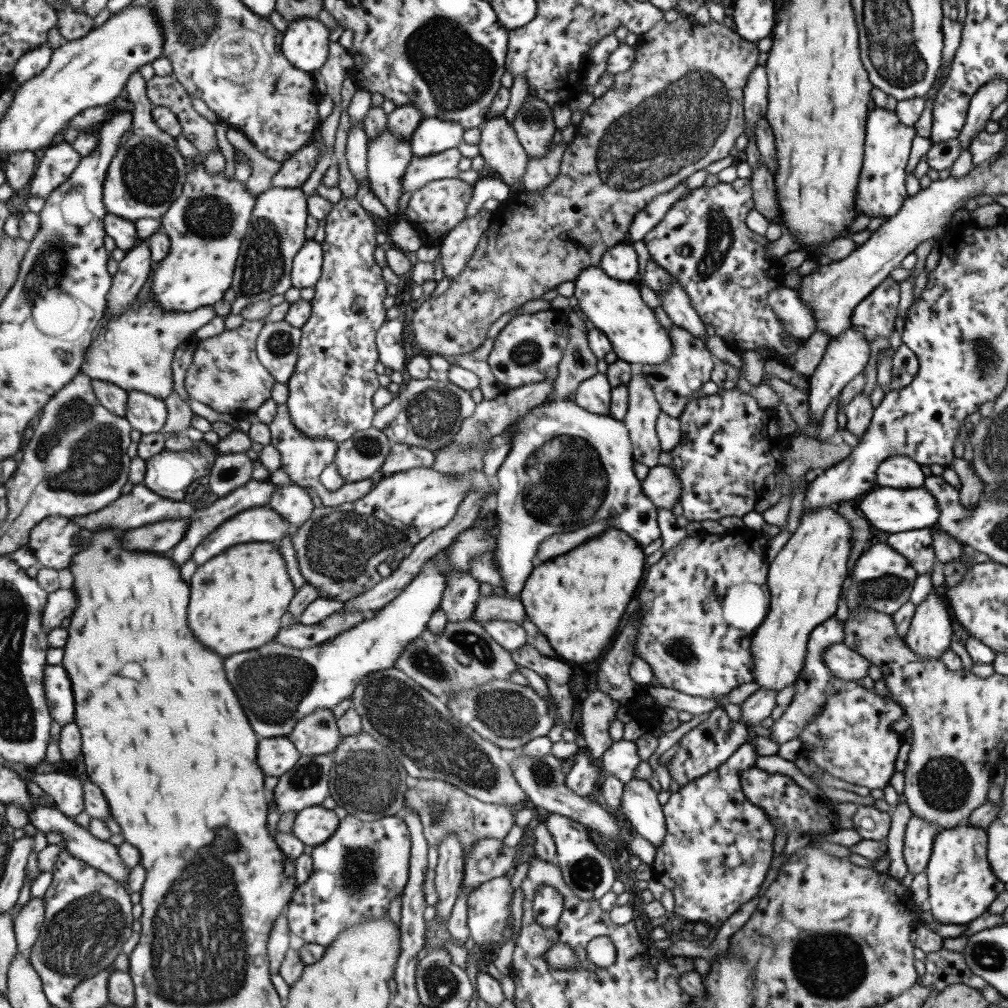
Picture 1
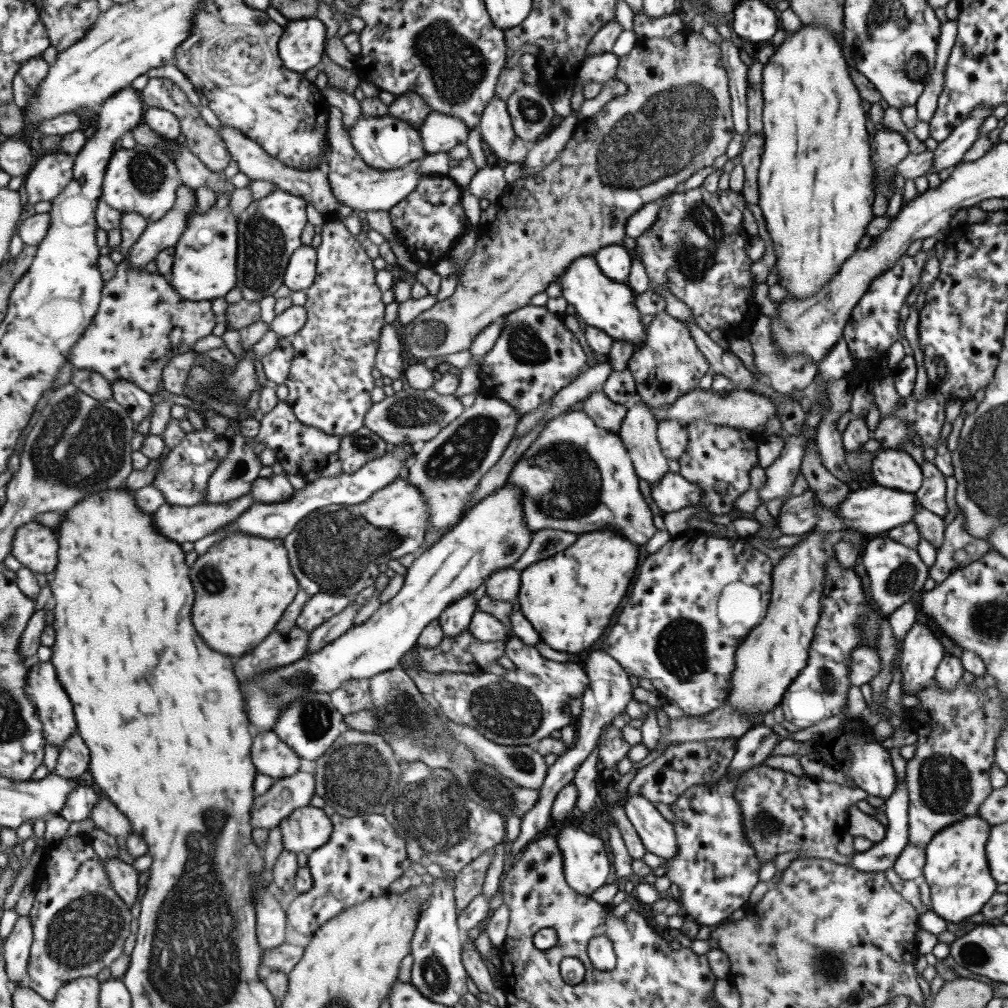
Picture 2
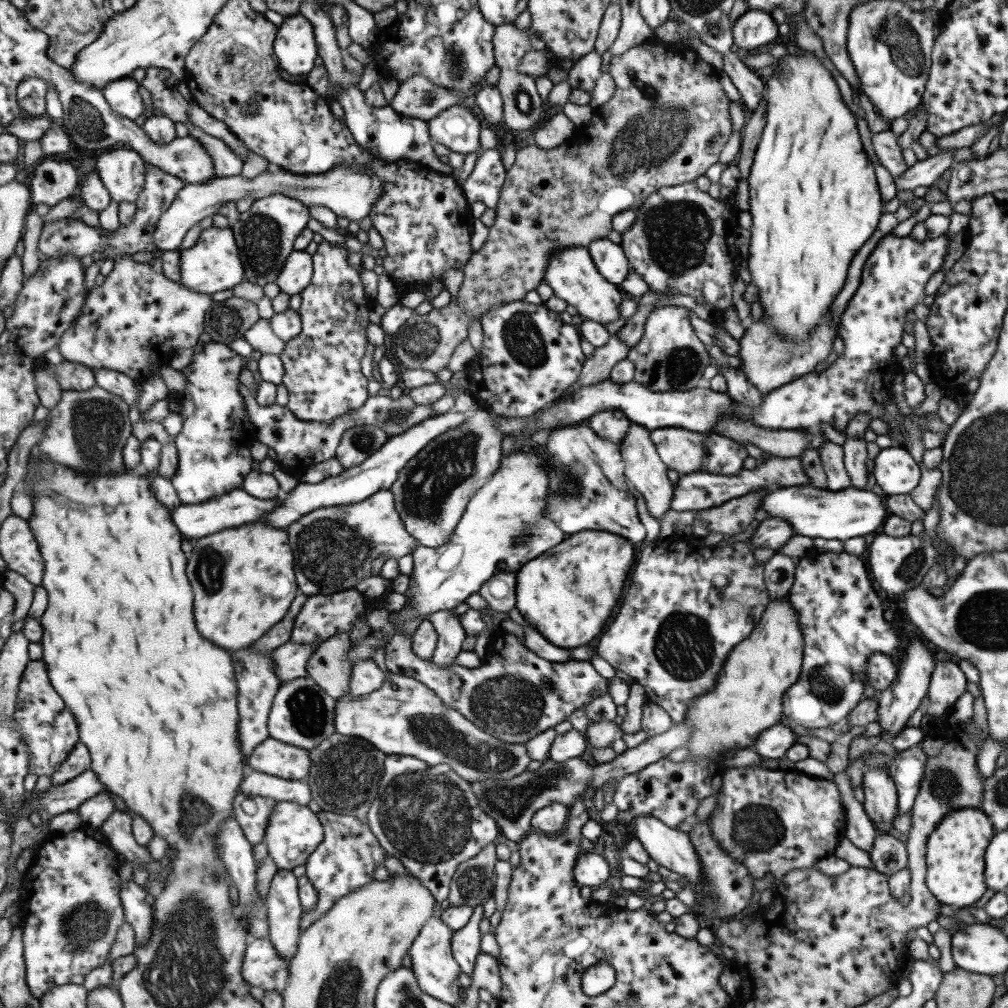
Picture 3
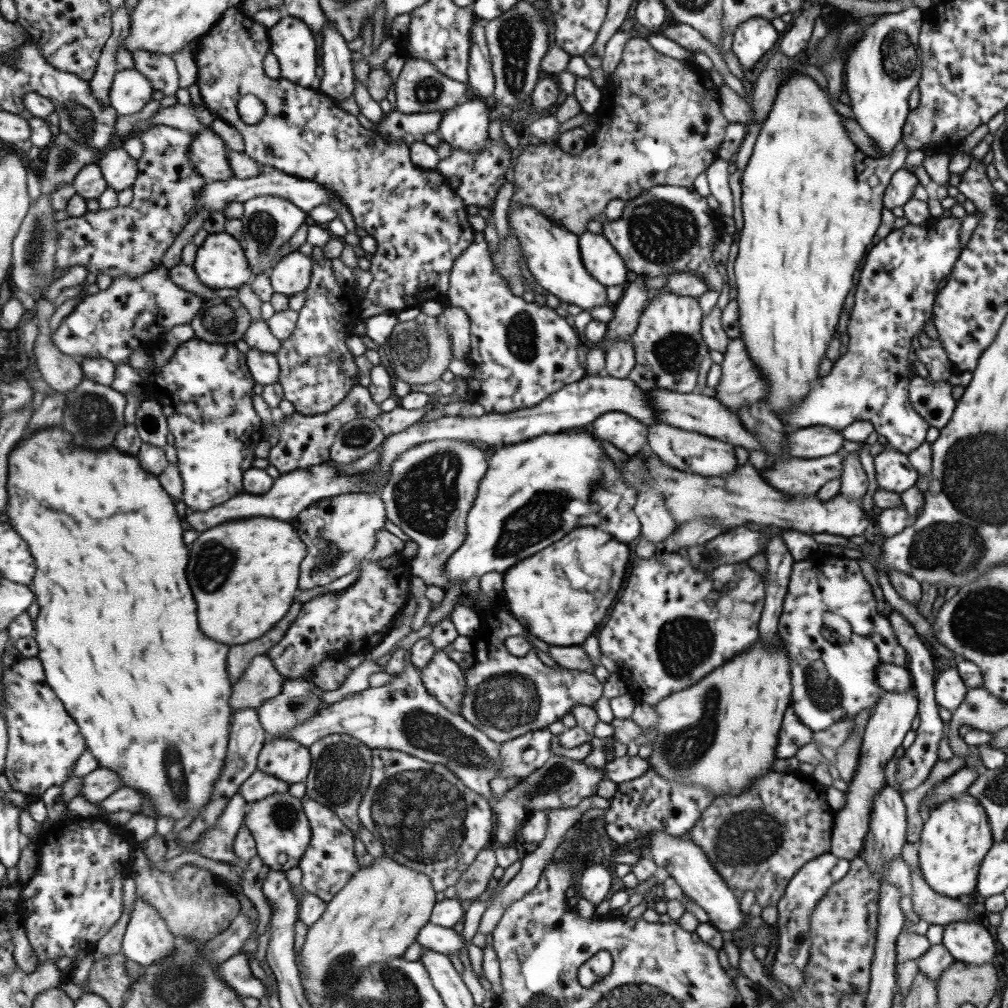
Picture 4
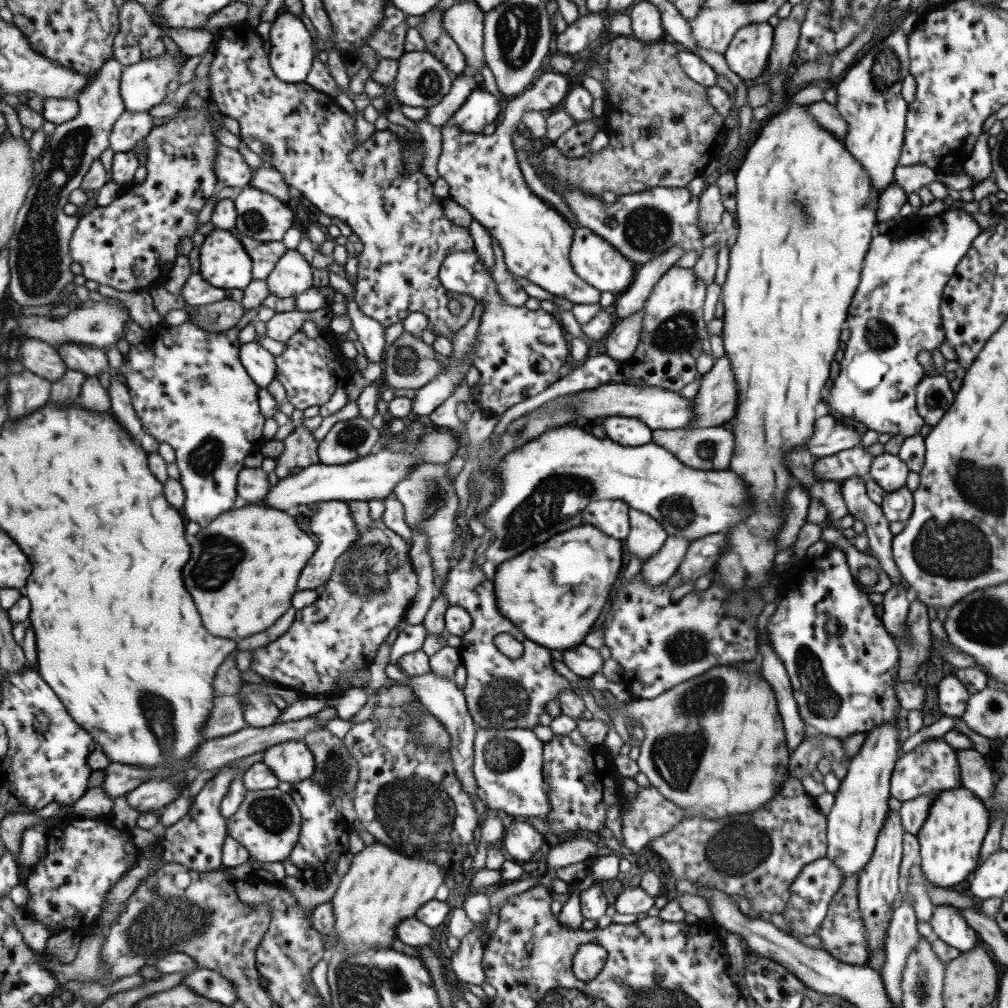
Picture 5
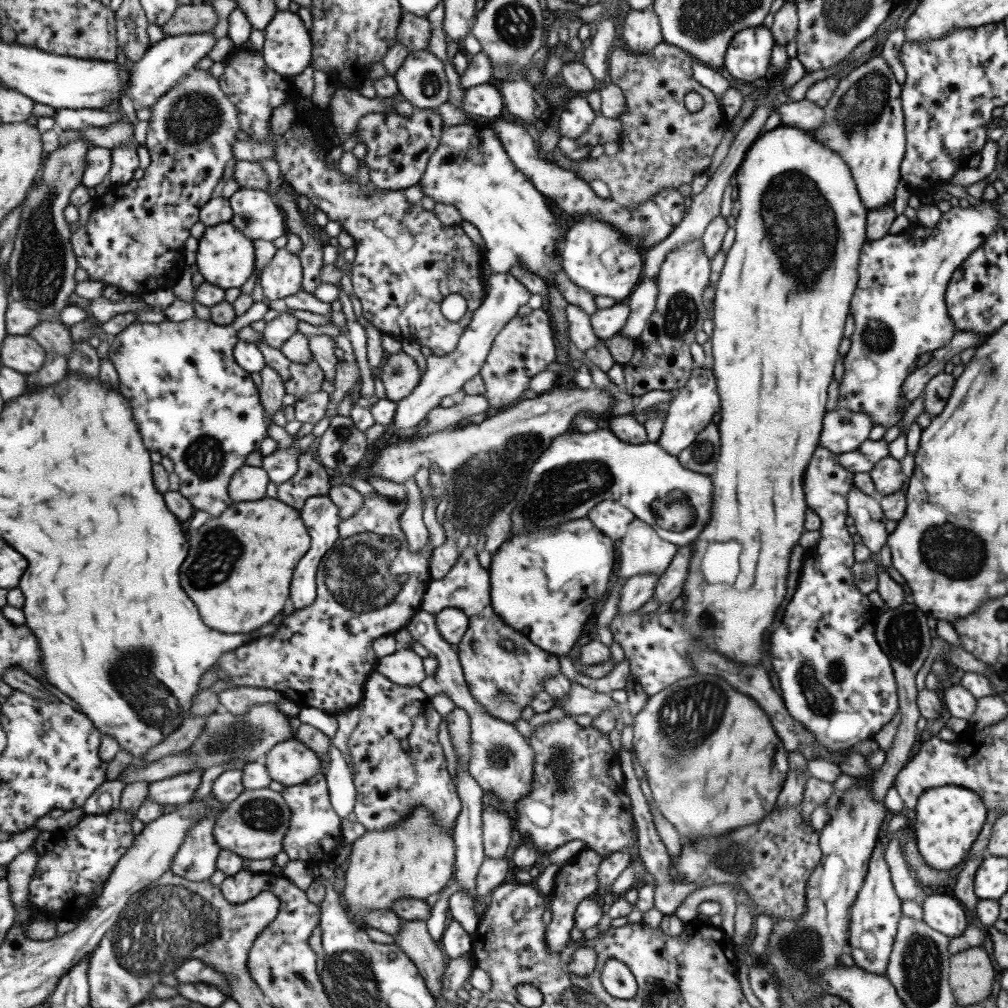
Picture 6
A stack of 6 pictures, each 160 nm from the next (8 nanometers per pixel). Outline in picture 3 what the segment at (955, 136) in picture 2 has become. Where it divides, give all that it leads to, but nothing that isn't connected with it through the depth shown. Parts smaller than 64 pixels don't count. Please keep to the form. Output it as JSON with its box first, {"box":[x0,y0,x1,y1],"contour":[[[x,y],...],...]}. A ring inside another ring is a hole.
{"box":[894,148,955,191],"contour":[[[955,148],[942,149],[935,156],[915,162],[913,166],[905,170],[905,174],[894,179],[896,191],[913,191],[920,186],[929,188],[955,162],[953,161],[953,149]]]}

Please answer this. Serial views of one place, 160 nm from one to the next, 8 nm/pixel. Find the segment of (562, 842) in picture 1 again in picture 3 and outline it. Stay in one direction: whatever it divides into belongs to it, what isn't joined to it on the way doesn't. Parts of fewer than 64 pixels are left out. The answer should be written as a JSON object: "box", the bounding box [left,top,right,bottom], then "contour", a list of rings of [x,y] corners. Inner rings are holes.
{"box":[573,850,609,888],"contour":[[[580,850],[573,867],[574,880],[579,887],[597,888],[606,885],[609,866],[602,856]]]}

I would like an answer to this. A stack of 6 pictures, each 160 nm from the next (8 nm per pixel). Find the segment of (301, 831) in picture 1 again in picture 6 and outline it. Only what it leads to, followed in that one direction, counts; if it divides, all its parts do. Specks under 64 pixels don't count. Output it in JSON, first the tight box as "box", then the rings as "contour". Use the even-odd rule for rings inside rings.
{"box":[214,787,291,860],"contour":[[[268,787],[245,790],[221,812],[216,820],[214,835],[221,848],[236,852],[245,860],[273,860],[284,851],[284,836],[291,819],[291,809],[281,792]]]}

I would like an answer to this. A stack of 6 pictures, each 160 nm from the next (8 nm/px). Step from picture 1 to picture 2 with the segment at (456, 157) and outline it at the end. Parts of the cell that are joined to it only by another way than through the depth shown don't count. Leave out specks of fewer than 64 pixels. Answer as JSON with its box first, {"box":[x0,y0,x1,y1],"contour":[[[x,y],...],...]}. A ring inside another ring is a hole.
{"box":[328,106,450,213],"contour":[[[332,106],[328,119],[328,140],[331,148],[328,153],[329,180],[331,180],[331,187],[335,190],[335,197],[339,199],[339,203],[351,209],[365,211],[365,213],[376,210],[388,212],[397,202],[405,199],[407,194],[413,191],[413,188],[416,188],[419,179],[425,178],[425,176],[447,177],[450,158],[447,153],[441,151],[408,162],[405,166],[397,169],[385,171],[372,168],[354,147],[346,129],[343,111]]]}

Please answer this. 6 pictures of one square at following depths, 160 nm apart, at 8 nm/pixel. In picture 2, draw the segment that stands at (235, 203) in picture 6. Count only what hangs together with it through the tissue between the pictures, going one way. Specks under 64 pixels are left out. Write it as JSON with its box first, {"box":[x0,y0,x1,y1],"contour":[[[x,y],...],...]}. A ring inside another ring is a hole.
{"box":[236,189,307,302],"contour":[[[280,189],[253,202],[239,216],[239,282],[236,287],[243,292],[245,300],[260,302],[267,296],[273,297],[283,286],[288,264],[293,253],[304,245],[302,236],[307,228],[307,201]]]}

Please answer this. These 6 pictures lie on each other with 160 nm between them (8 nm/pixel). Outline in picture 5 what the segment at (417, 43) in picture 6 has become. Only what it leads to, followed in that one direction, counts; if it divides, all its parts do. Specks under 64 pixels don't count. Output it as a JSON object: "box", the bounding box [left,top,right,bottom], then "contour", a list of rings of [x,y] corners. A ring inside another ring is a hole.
{"box":[369,3,407,60],"contour":[[[388,3],[384,12],[384,22],[374,36],[369,39],[369,46],[385,59],[397,60],[403,53],[403,38],[405,36],[405,18],[407,15]]]}

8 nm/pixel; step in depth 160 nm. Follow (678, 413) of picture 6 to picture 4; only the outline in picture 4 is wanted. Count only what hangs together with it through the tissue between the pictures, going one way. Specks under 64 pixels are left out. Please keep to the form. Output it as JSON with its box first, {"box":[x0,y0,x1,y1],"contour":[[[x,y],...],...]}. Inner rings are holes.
{"box":[711,338,766,412],"contour":[[[740,338],[730,339],[720,363],[720,377],[711,395],[729,412],[766,397],[766,382],[747,356]]]}

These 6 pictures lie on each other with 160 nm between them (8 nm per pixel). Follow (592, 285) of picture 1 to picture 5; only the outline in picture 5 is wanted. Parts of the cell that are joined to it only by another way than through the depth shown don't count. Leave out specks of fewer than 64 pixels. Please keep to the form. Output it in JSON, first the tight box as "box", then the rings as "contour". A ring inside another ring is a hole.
{"box":[435,68,601,305],"contour":[[[545,68],[538,74],[537,80],[531,83],[529,88],[506,104],[505,110],[503,110],[503,119],[495,127],[493,133],[485,135],[483,133],[465,132],[450,123],[441,126],[441,151],[435,168],[439,178],[445,180],[449,187],[448,198],[469,213],[471,219],[479,223],[491,239],[497,241],[502,252],[502,263],[514,277],[522,276],[551,295],[563,298],[573,305],[598,304],[601,293],[583,282],[572,271],[568,259],[574,226],[527,187],[511,143],[511,136],[515,134],[517,125],[521,124],[520,118],[524,112],[553,108],[565,98],[570,85],[569,79],[562,73],[555,73],[553,70]]]}

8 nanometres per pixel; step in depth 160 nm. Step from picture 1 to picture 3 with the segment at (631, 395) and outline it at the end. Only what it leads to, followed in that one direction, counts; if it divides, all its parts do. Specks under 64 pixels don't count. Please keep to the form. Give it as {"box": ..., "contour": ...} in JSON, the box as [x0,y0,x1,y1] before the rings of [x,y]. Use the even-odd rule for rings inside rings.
{"box":[618,422,673,521],"contour":[[[631,422],[627,434],[618,446],[624,464],[624,476],[633,484],[633,488],[641,494],[649,516],[659,521],[663,518],[663,514],[670,509],[673,487],[669,479],[667,479],[667,475],[665,475],[667,468],[659,460],[655,446],[649,439],[649,433],[650,430],[647,430],[644,426]]]}

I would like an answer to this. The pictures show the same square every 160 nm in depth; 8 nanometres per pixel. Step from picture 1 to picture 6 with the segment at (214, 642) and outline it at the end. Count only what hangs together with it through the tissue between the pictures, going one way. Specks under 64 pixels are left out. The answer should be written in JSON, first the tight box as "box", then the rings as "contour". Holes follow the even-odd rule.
{"box":[181,497,312,633],"contour":[[[270,497],[255,502],[239,502],[233,504],[229,512],[209,520],[193,532],[189,540],[191,554],[189,560],[185,560],[185,568],[181,568],[181,586],[189,596],[193,596],[193,600],[197,600],[201,616],[205,616],[205,624],[219,630],[219,633],[251,633],[269,624],[285,608],[293,572],[299,560],[309,552],[311,543],[312,535],[304,523],[302,512],[293,505]]]}

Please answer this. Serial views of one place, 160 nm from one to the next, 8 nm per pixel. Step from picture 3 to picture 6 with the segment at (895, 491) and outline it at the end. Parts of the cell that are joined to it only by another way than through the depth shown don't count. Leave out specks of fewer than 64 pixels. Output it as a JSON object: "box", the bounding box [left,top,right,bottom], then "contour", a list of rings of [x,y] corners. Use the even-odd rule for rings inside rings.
{"box":[868,456,905,497],"contour":[[[891,456],[878,460],[868,473],[878,497],[893,494],[905,484],[900,461]]]}

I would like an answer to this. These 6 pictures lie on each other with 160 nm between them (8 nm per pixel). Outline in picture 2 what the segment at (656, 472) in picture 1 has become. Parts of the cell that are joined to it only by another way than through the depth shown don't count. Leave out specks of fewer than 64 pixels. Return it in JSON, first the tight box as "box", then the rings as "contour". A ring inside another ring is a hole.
{"box":[649,471,702,513],"contour":[[[667,471],[657,482],[649,483],[650,496],[663,513],[698,504],[702,490],[679,473]]]}

